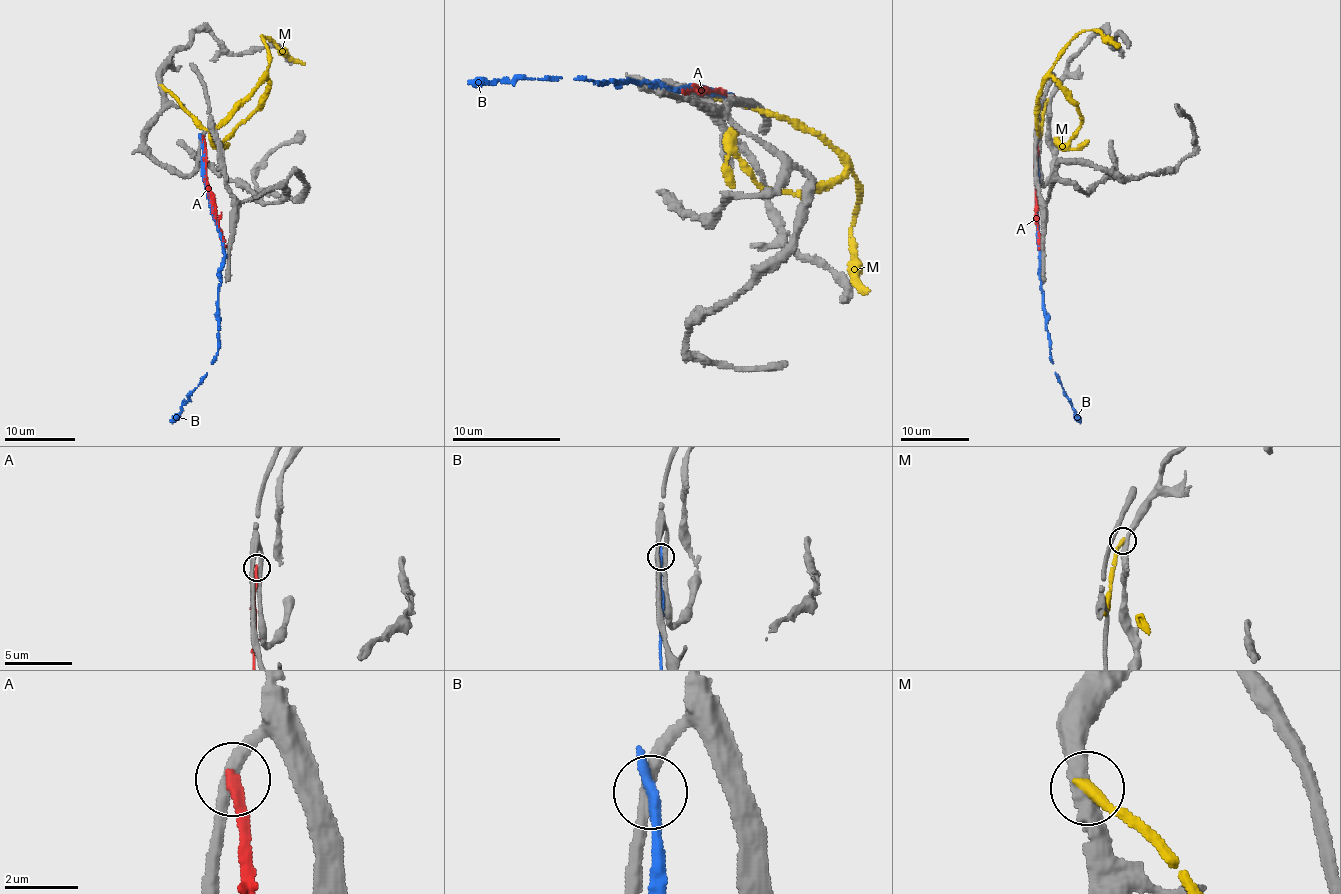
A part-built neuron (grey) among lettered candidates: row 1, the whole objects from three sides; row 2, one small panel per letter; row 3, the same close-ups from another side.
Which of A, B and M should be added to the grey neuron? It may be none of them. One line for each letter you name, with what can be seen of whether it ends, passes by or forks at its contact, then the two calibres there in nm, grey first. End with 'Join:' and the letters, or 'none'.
Join: none

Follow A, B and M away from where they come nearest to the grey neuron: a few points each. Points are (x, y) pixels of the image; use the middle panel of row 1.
A: (733, 98), (691, 84), (682, 92)
B: (727, 95), (688, 84), (680, 90), (642, 81), (559, 77), (468, 83)
M: (712, 100), (738, 99), (741, 105), (801, 124), (845, 157), (861, 186), (850, 252), (854, 271), (868, 290)

